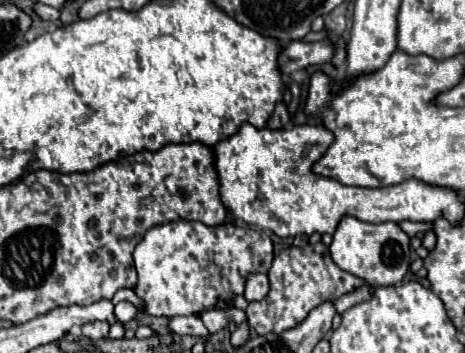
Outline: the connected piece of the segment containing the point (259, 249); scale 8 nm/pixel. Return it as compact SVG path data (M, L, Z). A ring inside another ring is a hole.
M175 220L149 228L143 240L135 246L133 262L137 270L135 294L145 302L143 312L149 316L167 316L177 314L203 314L211 308L227 308L233 304L235 296L241 296L249 274L267 272L273 262L273 244L267 232L253 228L243 228L233 222L223 222L219 226L205 226L203 222L193 220Z

